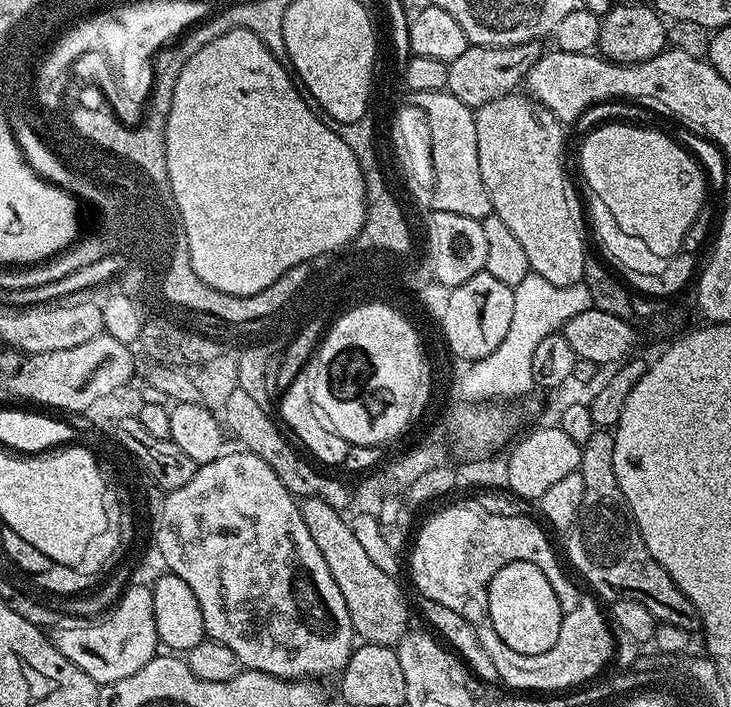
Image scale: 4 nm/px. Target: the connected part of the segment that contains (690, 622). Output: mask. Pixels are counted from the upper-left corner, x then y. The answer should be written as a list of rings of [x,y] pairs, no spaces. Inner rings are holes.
[[[598,430],[582,445],[582,464],[585,469],[592,468],[592,476],[590,472],[584,477],[580,513],[566,536],[568,560],[584,575],[585,582],[598,595],[605,596],[605,601],[642,602],[642,606],[654,614],[657,622],[678,626],[690,634],[699,633],[700,615],[694,602],[682,594],[674,578],[670,578],[654,554],[650,554],[640,528],[632,517],[630,506],[618,486],[618,478],[614,474],[615,441],[611,431]]]

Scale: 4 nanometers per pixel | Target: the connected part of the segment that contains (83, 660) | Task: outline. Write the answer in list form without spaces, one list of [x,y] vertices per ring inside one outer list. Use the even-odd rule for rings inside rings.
[[[135,584],[125,588],[123,596],[116,601],[116,607],[99,622],[85,623],[88,624],[85,628],[60,626],[55,629],[56,649],[66,654],[66,658],[70,658],[70,662],[74,662],[74,666],[78,666],[78,670],[88,675],[97,686],[130,678],[130,674],[138,674],[138,670],[142,670],[142,666],[146,666],[146,662],[150,662],[157,655],[152,589]]]

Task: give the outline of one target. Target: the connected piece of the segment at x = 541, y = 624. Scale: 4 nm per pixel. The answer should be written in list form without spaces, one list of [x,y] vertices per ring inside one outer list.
[[[525,560],[510,562],[494,574],[488,591],[488,609],[496,636],[502,638],[510,650],[518,650],[518,654],[542,654],[550,650],[562,635],[558,597],[546,574]]]

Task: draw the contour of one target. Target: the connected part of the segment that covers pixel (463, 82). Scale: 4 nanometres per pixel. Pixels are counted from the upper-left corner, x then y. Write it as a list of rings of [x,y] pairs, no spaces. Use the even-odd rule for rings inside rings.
[[[539,43],[519,44],[518,46],[482,46],[471,45],[460,57],[454,58],[448,65],[447,91],[458,102],[462,102],[473,110],[480,108],[494,98],[515,93],[516,88],[525,83],[528,71],[538,62],[542,55]]]

